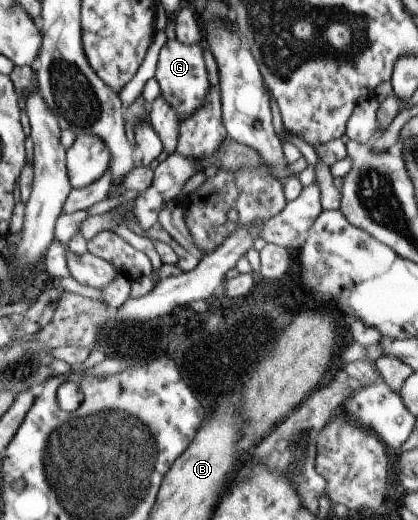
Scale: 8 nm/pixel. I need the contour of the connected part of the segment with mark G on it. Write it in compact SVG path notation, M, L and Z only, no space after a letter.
M174 38L166 40L158 53L153 77L159 84L160 95L174 109L179 122L184 117L191 115L201 105L210 86L202 51L199 43L197 45L185 45Z

